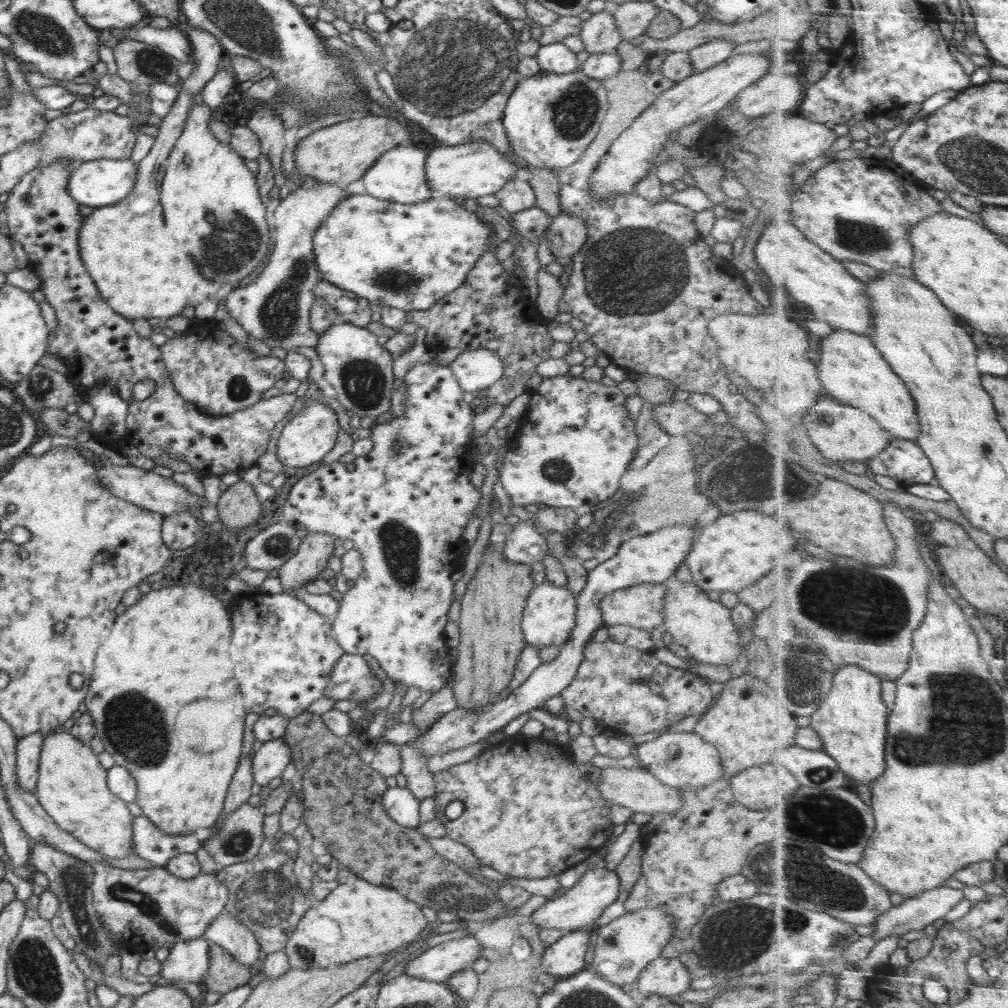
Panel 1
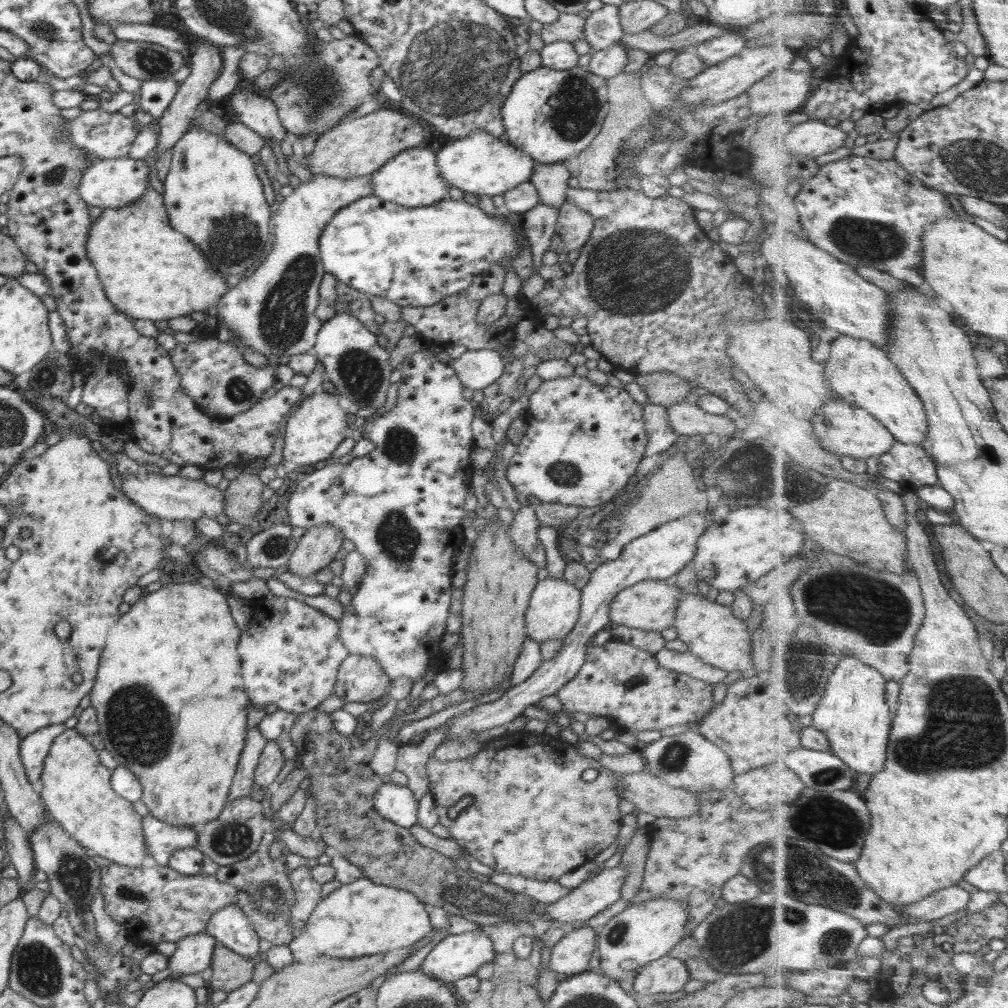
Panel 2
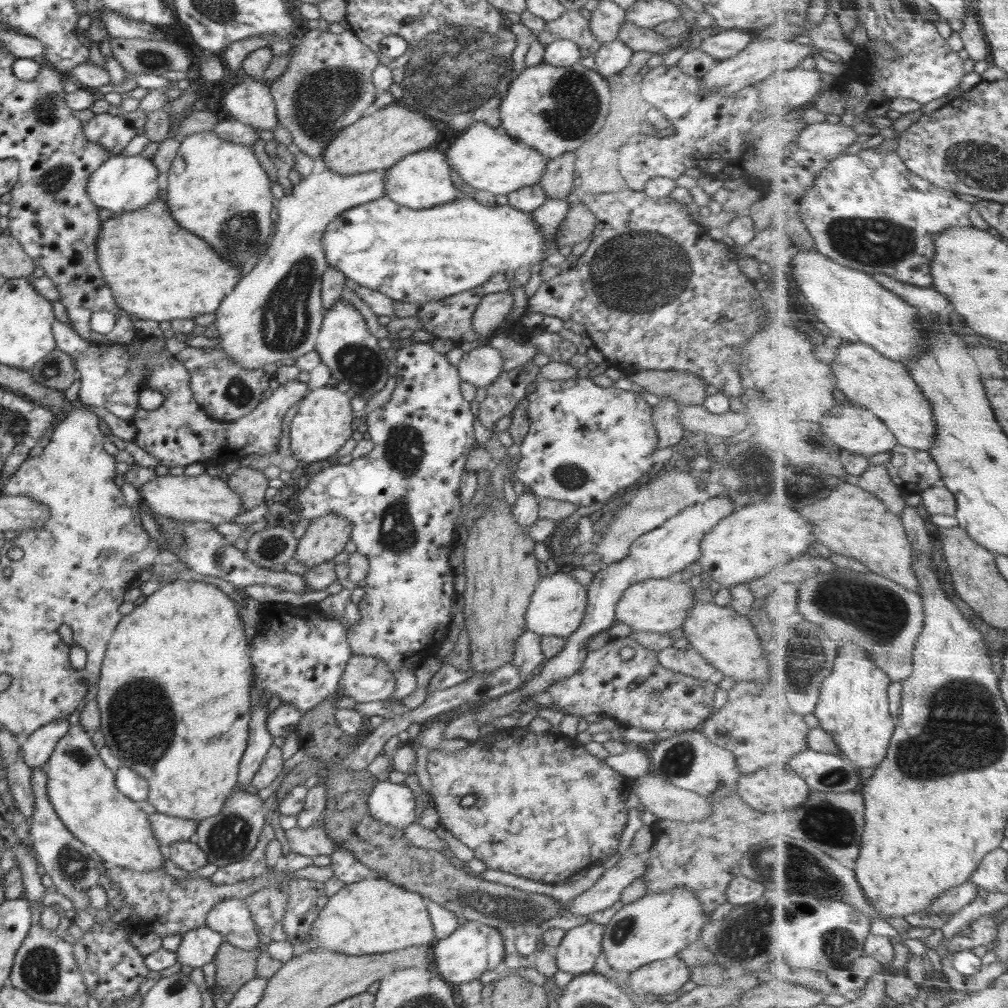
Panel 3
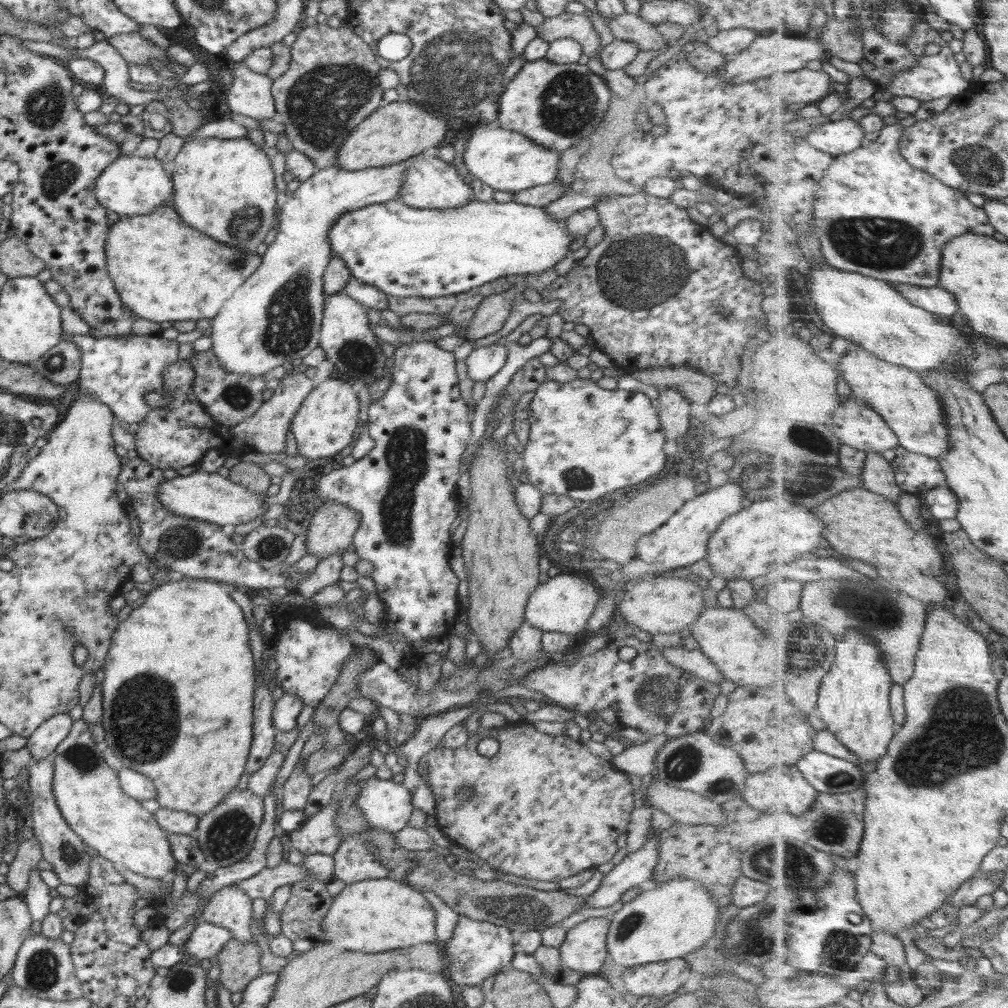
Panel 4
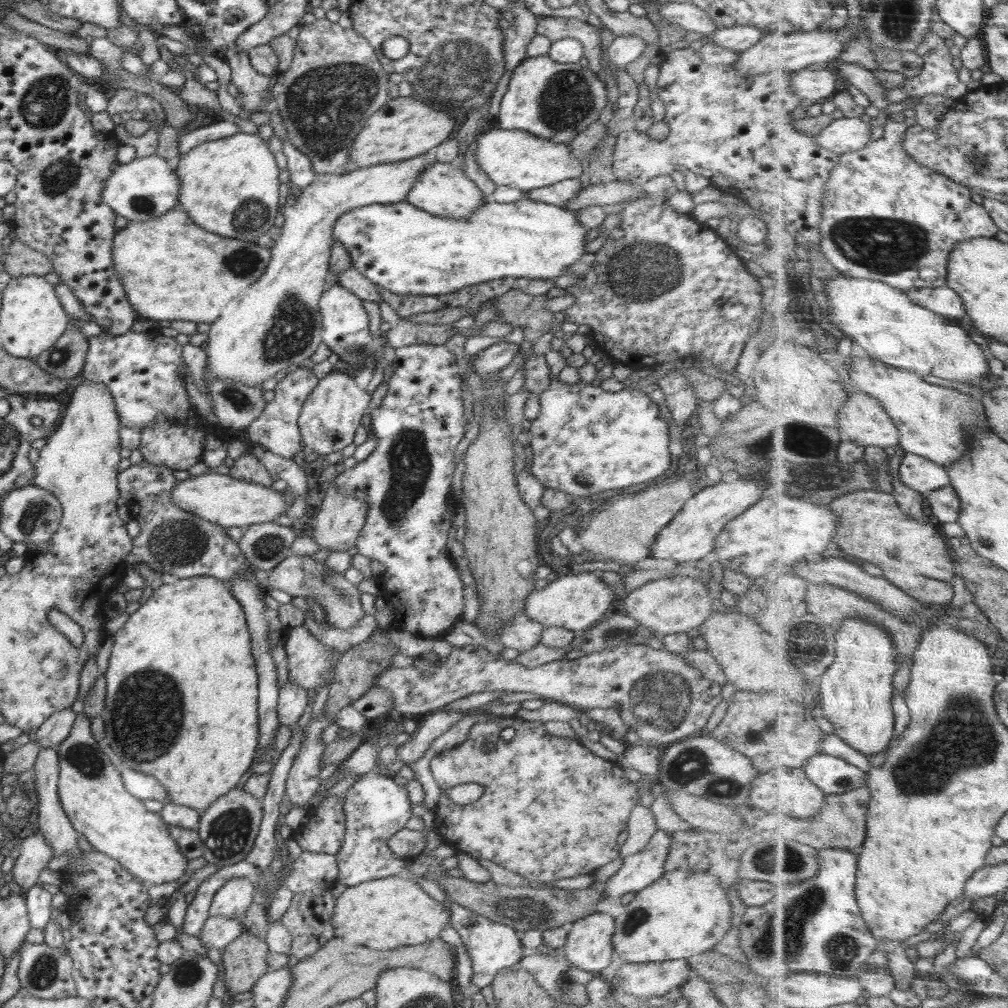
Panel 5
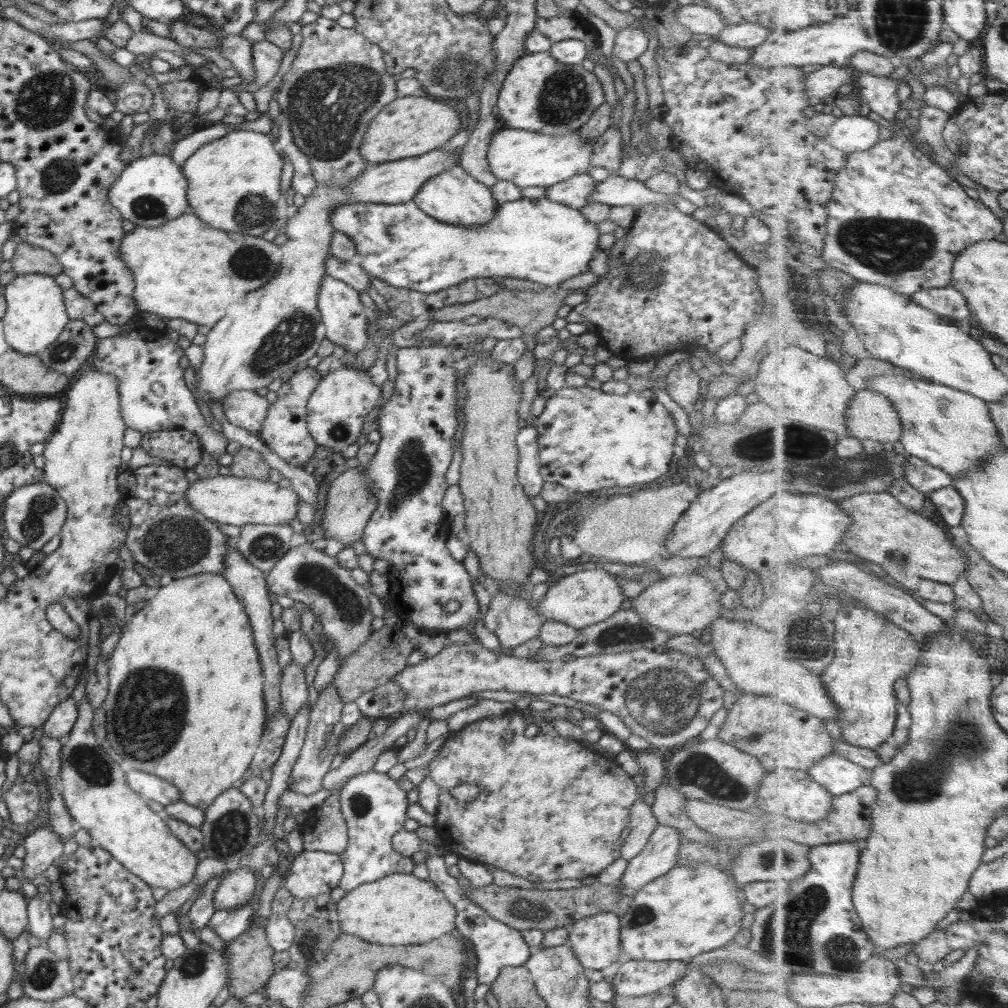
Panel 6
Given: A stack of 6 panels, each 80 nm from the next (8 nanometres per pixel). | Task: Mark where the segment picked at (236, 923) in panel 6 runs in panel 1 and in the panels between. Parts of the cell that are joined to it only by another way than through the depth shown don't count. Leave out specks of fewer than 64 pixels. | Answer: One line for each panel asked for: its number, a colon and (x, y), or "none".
1: (188, 961)
2: (193, 954)
3: (198, 947)
4: (207, 939)
5: (219, 931)

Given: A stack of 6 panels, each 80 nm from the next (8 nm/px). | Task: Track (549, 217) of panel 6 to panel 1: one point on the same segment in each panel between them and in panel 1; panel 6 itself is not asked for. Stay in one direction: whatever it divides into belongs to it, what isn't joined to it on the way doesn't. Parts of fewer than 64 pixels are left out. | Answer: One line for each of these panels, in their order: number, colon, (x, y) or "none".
1: (408, 256)
2: (416, 257)
3: (418, 256)
4: (404, 251)
5: (403, 249)

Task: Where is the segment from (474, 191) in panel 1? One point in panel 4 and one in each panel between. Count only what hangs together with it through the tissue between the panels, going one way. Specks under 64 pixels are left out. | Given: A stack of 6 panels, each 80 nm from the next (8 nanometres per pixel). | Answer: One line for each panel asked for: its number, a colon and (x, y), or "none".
2: (479, 164)
3: (485, 158)
4: (505, 160)

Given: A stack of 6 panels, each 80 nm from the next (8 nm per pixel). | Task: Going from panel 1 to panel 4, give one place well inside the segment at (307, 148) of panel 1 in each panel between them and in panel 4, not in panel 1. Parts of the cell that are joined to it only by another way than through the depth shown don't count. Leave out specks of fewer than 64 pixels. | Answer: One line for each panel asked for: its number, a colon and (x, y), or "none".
2: (357, 147)
3: (373, 143)
4: (398, 130)

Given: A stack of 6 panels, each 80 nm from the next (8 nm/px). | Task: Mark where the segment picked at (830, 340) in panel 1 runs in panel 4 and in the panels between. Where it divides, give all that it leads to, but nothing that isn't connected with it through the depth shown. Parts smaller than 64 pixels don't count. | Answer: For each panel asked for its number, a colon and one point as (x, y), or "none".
2: (863, 374)
3: (867, 377)
4: (916, 411)

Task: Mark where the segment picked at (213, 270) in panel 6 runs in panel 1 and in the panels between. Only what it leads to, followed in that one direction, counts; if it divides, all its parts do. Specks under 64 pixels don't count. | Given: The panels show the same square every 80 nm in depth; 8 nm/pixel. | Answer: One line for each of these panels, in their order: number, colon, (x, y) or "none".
1: (140, 273)
2: (147, 271)
3: (156, 271)
4: (163, 270)
5: (171, 269)

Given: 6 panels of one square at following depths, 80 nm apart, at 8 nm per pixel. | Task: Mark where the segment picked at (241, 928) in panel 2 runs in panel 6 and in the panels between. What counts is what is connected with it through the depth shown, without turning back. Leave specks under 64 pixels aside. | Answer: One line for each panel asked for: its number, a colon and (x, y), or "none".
3: (231, 917)
4: (230, 908)
5: (233, 898)
6: (236, 888)

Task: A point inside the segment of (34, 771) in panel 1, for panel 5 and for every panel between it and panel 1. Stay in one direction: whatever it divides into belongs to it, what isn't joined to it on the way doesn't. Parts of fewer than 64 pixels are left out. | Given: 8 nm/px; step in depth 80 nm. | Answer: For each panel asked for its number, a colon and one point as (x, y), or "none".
2: (33, 749)
3: (36, 749)
4: (41, 743)
5: (58, 726)

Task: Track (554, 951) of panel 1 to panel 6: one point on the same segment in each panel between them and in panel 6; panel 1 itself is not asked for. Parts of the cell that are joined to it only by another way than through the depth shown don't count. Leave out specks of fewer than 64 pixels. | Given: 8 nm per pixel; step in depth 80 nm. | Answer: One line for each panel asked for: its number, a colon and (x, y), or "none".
2: (570, 955)
3: (576, 953)
4: (584, 950)
5: (588, 946)
6: (595, 940)

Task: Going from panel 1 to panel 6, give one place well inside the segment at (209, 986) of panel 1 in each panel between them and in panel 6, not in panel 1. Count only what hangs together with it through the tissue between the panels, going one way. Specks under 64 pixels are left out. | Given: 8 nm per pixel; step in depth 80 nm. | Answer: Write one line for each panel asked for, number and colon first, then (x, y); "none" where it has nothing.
2: (230, 970)
3: (234, 967)
4: (239, 962)
5: (244, 959)
6: (249, 957)

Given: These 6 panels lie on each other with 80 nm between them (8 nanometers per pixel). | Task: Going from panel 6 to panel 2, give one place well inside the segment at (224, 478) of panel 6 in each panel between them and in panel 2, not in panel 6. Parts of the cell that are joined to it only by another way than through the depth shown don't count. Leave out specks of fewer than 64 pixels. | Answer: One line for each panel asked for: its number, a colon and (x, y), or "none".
2: (171, 497)
3: (203, 498)
4: (208, 496)
5: (219, 498)

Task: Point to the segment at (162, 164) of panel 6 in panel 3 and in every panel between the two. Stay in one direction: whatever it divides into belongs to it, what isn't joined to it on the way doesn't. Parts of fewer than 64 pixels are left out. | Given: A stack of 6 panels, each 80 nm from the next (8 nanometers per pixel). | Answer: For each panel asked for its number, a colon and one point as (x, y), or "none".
3: (124, 184)
4: (131, 186)
5: (148, 187)

